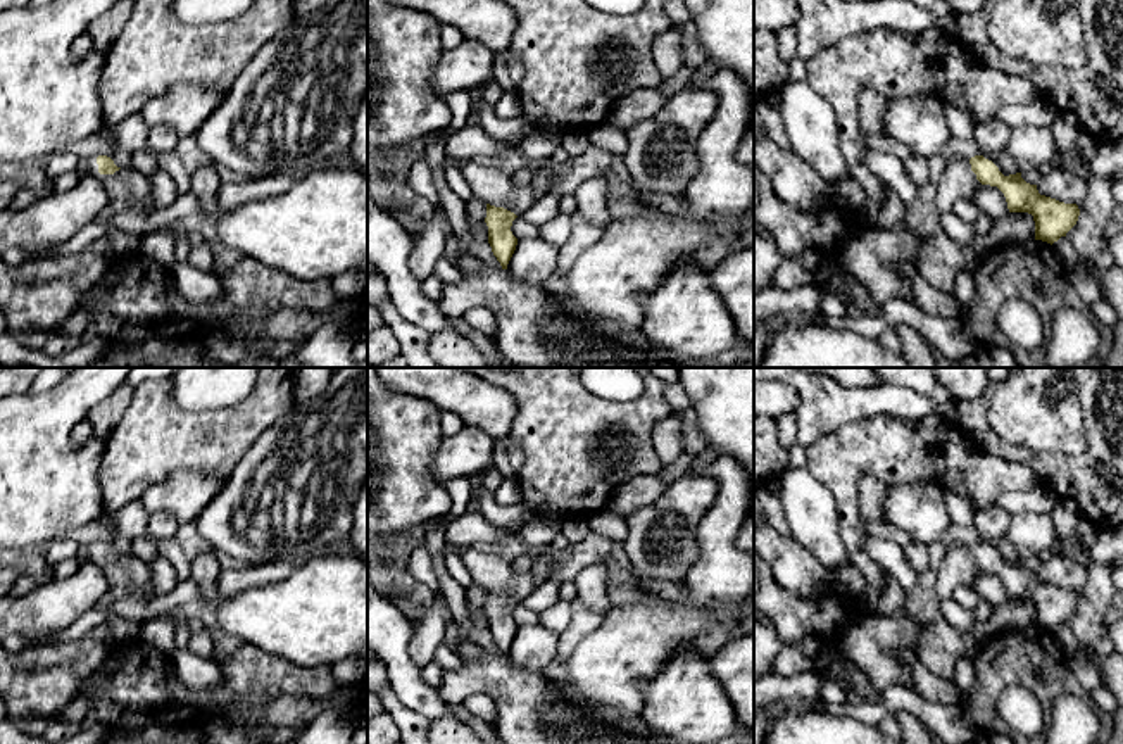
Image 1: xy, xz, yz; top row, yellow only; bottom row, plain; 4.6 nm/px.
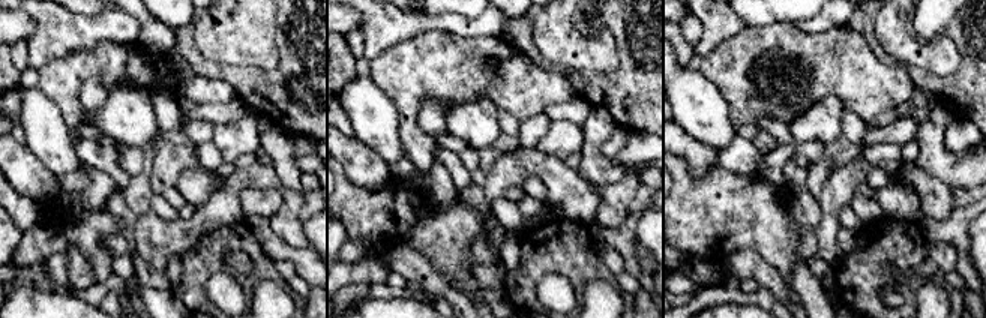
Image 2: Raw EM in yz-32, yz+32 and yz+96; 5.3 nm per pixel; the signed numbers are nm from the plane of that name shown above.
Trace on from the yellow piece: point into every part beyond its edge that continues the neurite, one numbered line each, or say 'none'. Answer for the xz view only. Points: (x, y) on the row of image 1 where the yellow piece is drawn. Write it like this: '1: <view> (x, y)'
1: xz (492, 185)

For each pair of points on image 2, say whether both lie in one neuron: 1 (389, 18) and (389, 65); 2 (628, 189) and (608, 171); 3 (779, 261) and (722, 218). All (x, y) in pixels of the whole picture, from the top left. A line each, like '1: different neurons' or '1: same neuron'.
1: different neurons
2: different neurons
3: same neuron

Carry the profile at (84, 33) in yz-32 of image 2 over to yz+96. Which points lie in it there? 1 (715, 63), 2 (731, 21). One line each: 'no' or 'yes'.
1: no
2: yes

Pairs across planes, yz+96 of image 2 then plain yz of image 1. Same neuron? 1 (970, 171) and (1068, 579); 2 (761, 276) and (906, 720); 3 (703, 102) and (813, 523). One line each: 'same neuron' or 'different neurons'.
1: same neuron
2: same neuron
3: same neuron

